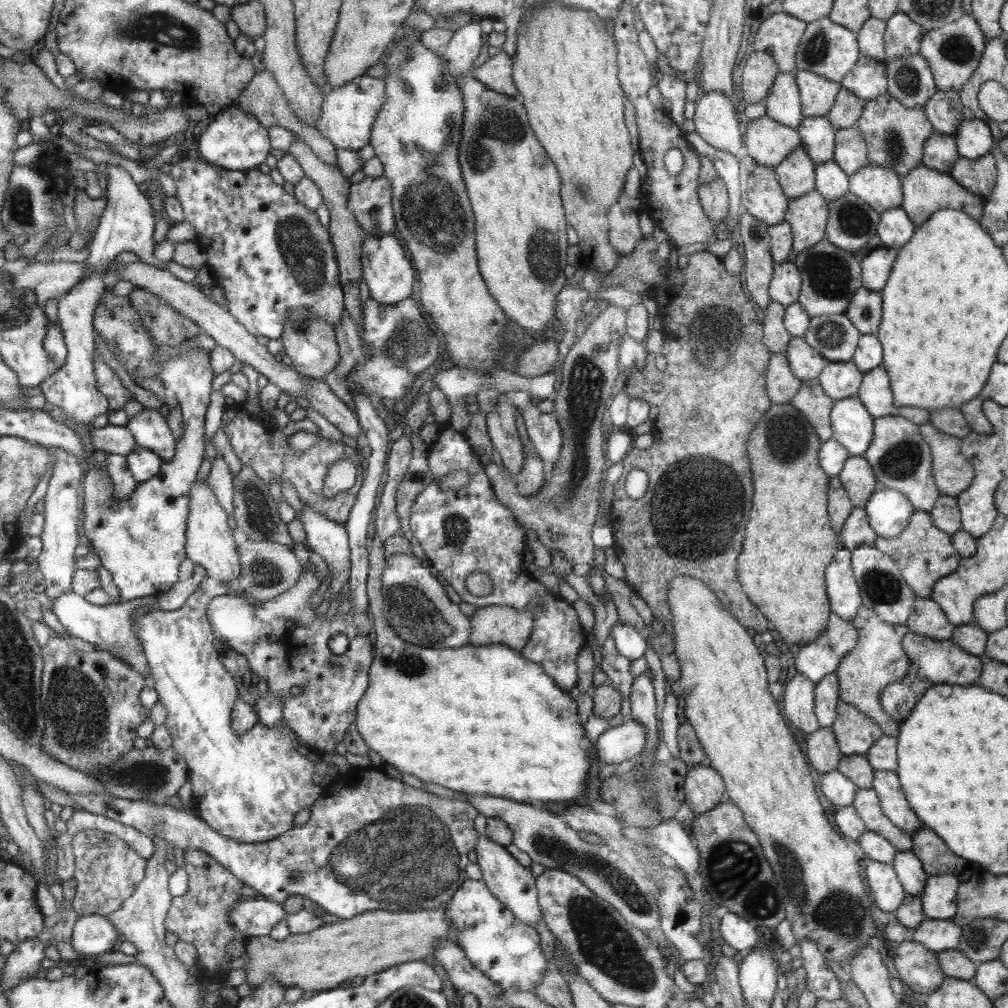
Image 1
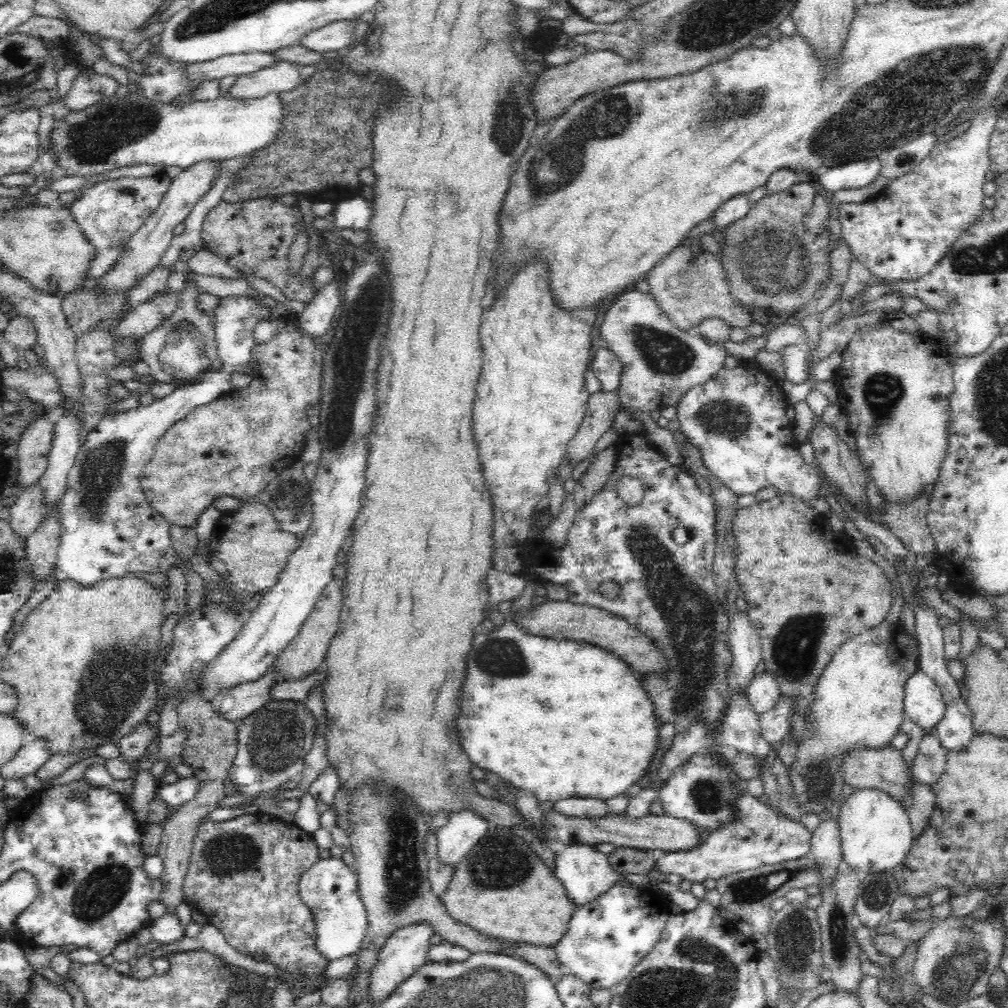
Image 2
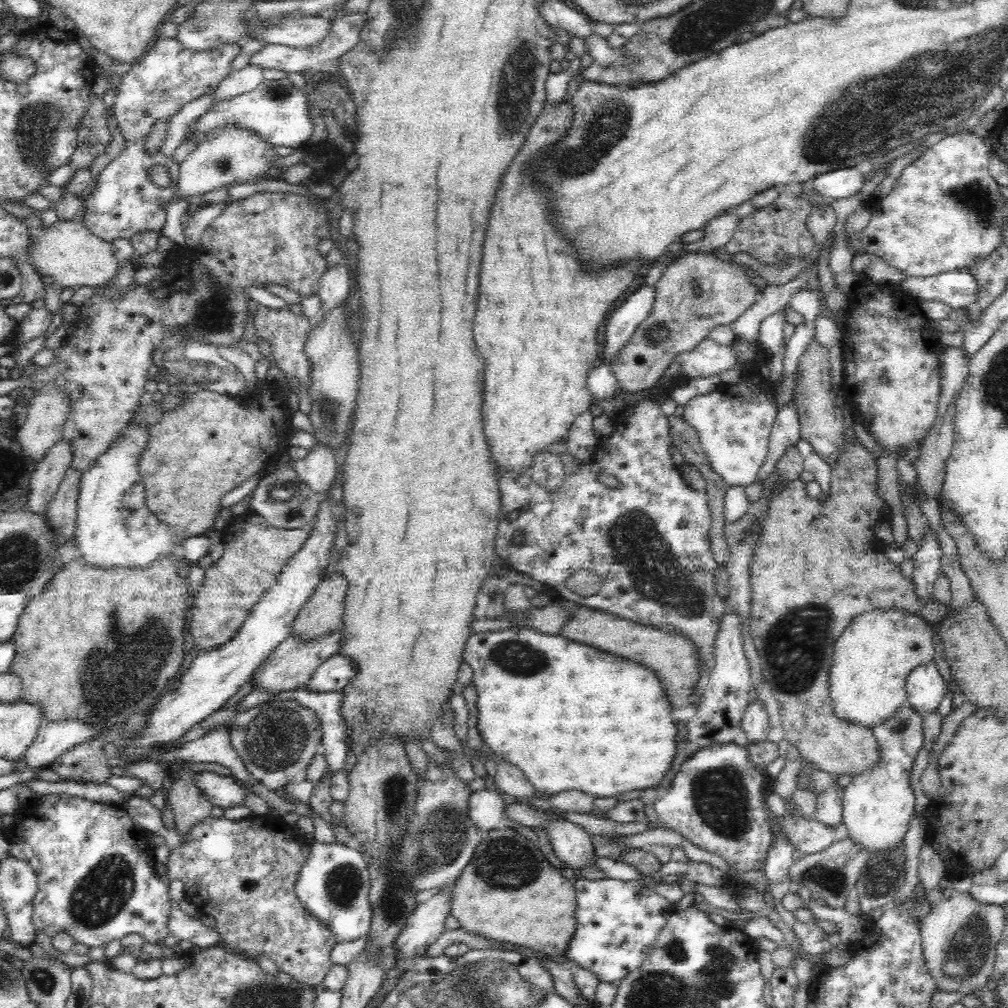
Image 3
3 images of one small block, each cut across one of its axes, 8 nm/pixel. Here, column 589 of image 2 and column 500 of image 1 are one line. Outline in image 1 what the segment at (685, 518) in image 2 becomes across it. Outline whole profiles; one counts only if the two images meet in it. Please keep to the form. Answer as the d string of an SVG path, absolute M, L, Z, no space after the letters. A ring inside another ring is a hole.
M450 424L448 429L439 434L438 440L429 446L428 465L430 475L434 476L432 482L427 484L426 489L418 494L414 505L412 506L410 526L416 540L420 542L424 549L424 554L428 557L428 562L434 566L435 571L440 578L449 582L450 586L461 596L461 600L474 604L476 607L489 607L490 605L506 605L518 610L526 610L528 604L532 600L540 599L540 605L534 612L534 628L532 638L526 643L526 646L519 652L526 659L534 661L541 665L543 669L556 683L566 692L576 686L576 657L578 652L586 642L586 636L580 628L578 616L574 612L574 608L567 601L564 602L559 594L554 594L546 584L540 583L524 564L524 554L526 550L530 550L528 542L525 540L525 529L522 528L520 522L514 518L512 510L506 508L504 504L500 504L497 500L493 488L485 474L485 466L481 464L474 448L470 442L466 442L466 438L462 434L458 434L456 429ZM465 471L470 474L470 483L463 488L457 490L442 491L439 489L438 480L453 474L454 472ZM475 570L485 571L493 582L493 591L487 596L475 597L468 589L466 589L466 577Z

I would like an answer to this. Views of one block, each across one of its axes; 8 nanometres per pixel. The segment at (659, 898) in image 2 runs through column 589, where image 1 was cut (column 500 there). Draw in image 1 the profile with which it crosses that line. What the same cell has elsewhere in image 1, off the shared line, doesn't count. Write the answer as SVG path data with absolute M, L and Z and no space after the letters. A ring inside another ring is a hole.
M466 879L447 908L449 924L455 927L452 941L460 945L473 966L504 990L519 986L519 991L532 991L544 980L548 962L540 948L540 938L533 926L517 920L494 896L483 881Z

